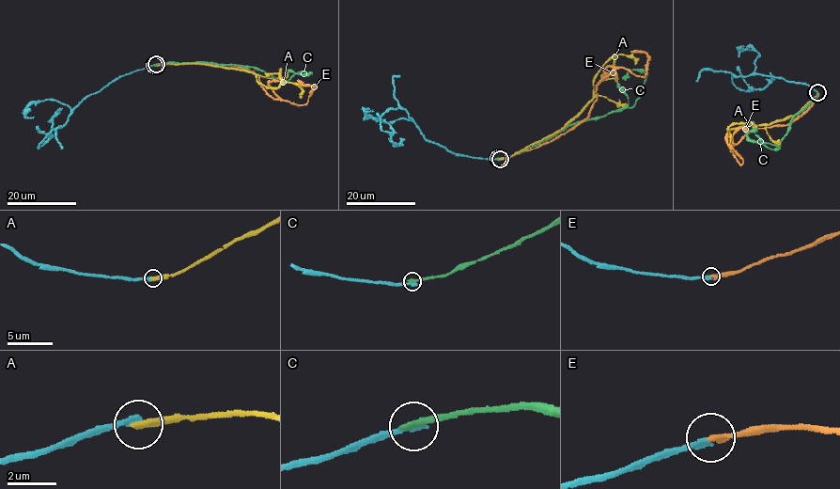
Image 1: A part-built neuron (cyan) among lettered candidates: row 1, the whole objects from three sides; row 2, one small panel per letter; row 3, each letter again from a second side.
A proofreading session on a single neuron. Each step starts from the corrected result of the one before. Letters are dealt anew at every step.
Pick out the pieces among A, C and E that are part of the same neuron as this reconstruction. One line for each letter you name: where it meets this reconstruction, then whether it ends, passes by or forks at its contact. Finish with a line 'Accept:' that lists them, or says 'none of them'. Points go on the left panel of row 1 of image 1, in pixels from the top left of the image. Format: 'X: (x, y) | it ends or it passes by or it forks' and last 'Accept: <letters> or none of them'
E: (156, 64) | it ends
Accept: E

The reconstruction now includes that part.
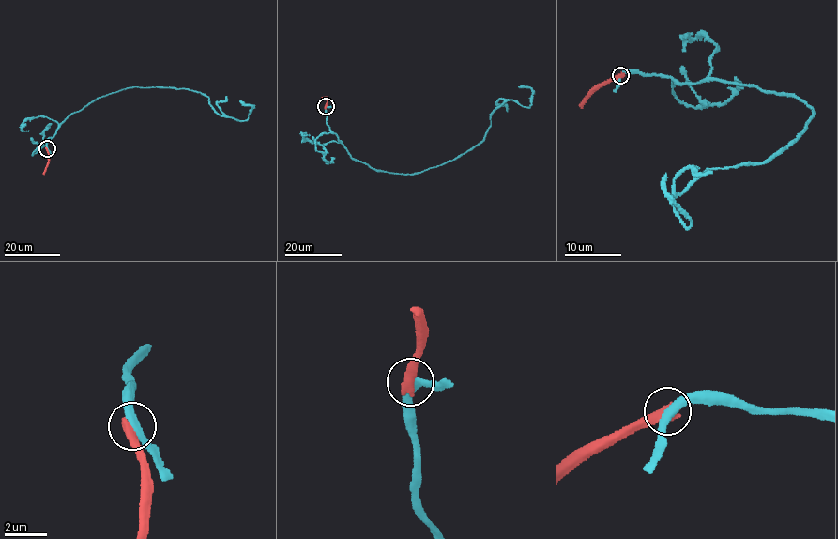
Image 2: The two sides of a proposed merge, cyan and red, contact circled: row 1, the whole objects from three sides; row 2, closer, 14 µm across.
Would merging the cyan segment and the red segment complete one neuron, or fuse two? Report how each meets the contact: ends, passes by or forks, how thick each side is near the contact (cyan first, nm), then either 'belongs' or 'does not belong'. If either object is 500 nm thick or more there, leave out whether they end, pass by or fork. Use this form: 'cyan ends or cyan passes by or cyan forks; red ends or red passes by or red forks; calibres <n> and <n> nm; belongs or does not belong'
calibres 320 and 550 nm; does not belong

